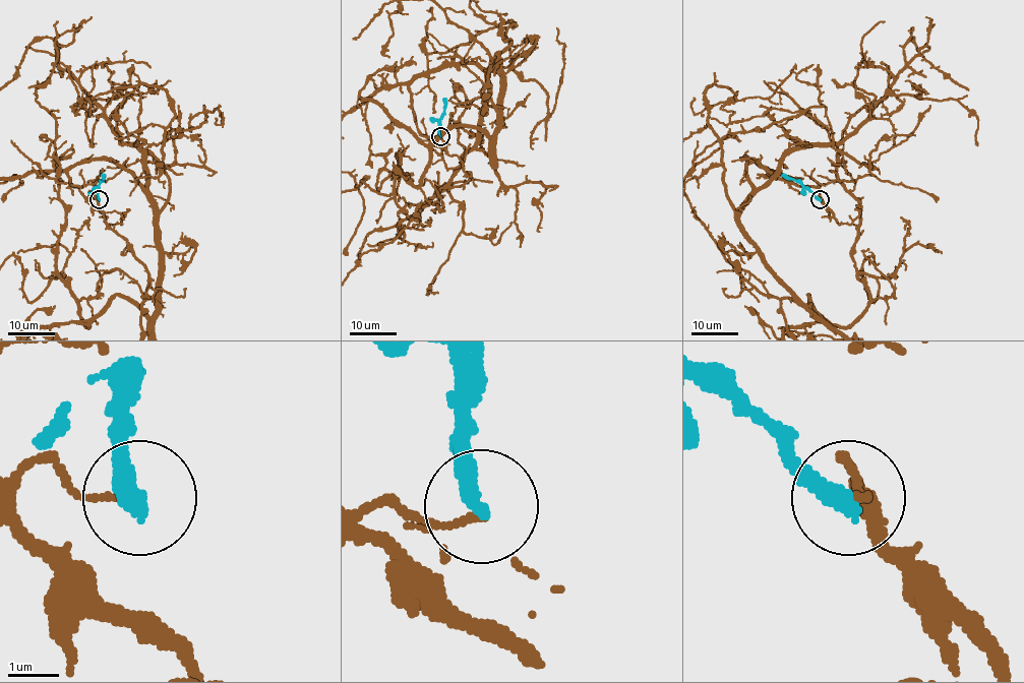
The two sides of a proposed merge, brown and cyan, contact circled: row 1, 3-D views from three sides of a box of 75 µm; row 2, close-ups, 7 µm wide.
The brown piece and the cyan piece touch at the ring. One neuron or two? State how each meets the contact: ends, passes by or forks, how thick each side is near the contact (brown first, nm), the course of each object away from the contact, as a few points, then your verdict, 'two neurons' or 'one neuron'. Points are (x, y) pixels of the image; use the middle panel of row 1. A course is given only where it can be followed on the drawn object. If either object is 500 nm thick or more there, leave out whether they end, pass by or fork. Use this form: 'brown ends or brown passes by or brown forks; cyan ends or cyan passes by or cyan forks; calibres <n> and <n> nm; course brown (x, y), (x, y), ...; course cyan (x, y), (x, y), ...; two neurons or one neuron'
brown ends; cyan ends; calibres 140 and 320 nm; course brown (441, 137), (420, 133), (410, 84), (495, 55), (494, 173); course cyan (441, 135), (443, 99); two neurons

